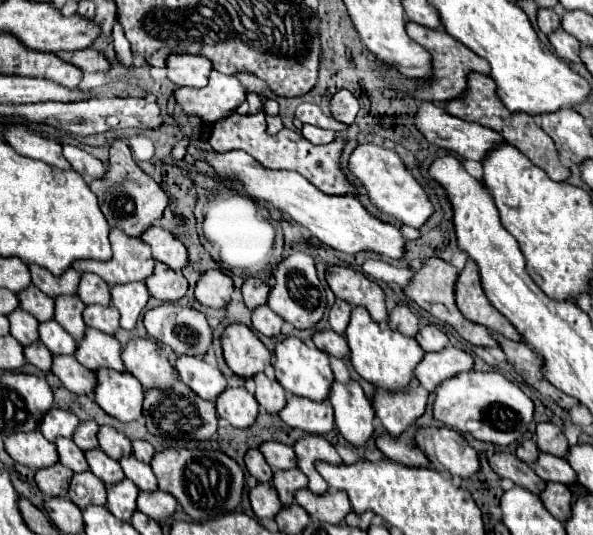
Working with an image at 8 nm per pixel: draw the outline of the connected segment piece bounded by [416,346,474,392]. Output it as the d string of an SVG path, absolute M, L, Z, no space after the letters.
M448 346L440 352L426 354L416 366L416 378L428 392L434 392L444 380L470 370L474 370L474 358L464 350Z

